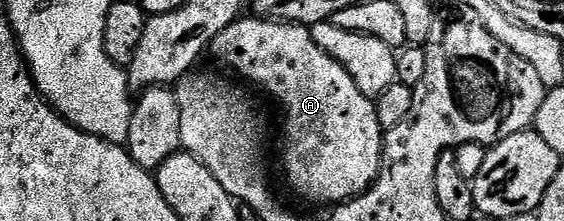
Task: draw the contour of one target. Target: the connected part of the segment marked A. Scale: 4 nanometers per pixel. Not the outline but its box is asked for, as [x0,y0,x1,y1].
[210,17,385,205]

